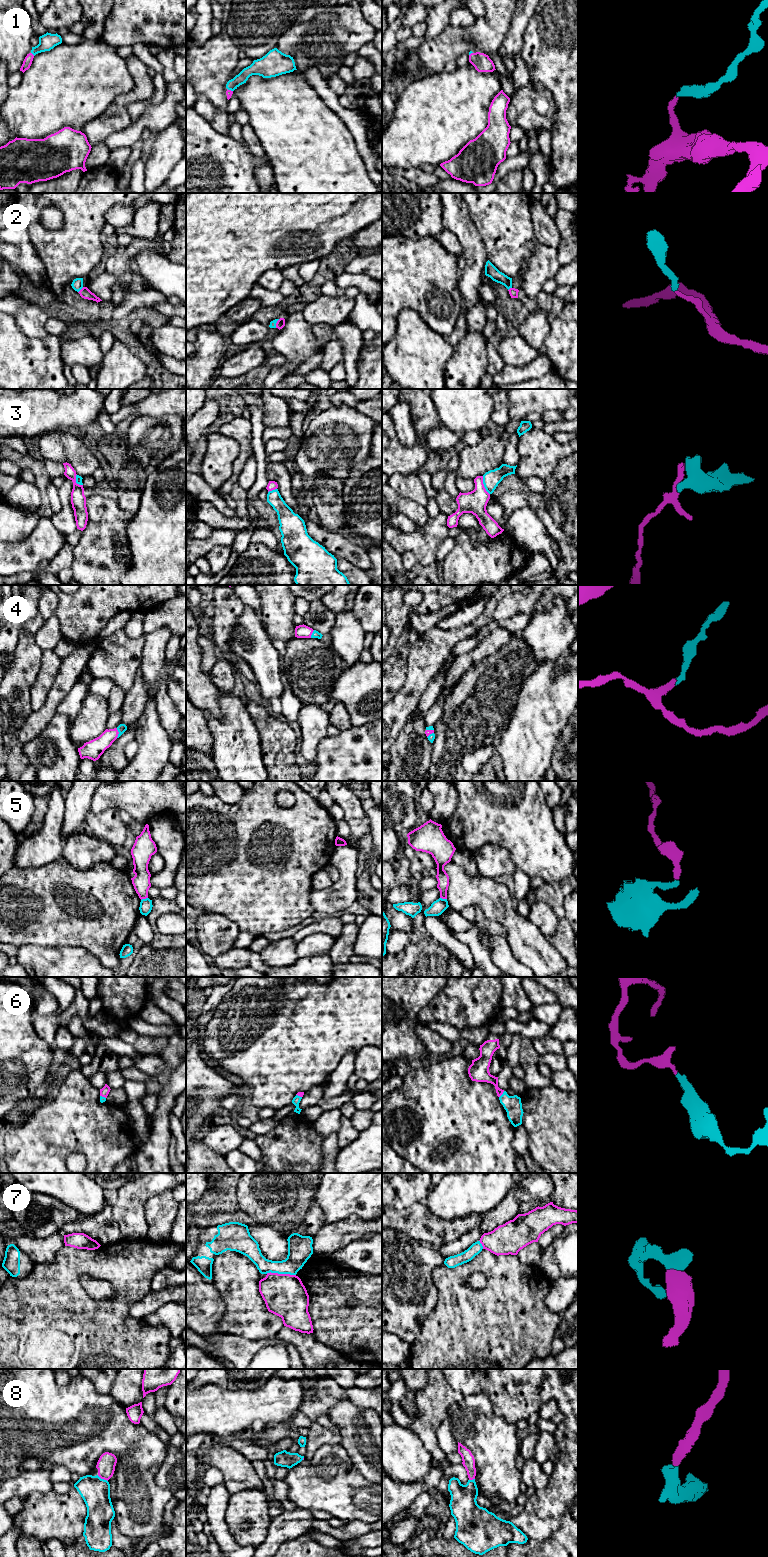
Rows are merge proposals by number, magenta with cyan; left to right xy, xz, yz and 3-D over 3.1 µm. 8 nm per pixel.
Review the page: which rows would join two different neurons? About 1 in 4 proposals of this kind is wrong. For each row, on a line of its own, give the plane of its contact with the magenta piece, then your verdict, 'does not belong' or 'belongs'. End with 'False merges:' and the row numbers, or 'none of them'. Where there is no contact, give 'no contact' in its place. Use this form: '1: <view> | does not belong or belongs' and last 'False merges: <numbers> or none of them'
1: xy | belongs
2: xy | belongs
3: yz | does not belong
4: xy | belongs
5: xy | does not belong
6: yz | belongs
7: xz | does not belong
8: xy | belongs
False merges: 3, 5, 7

